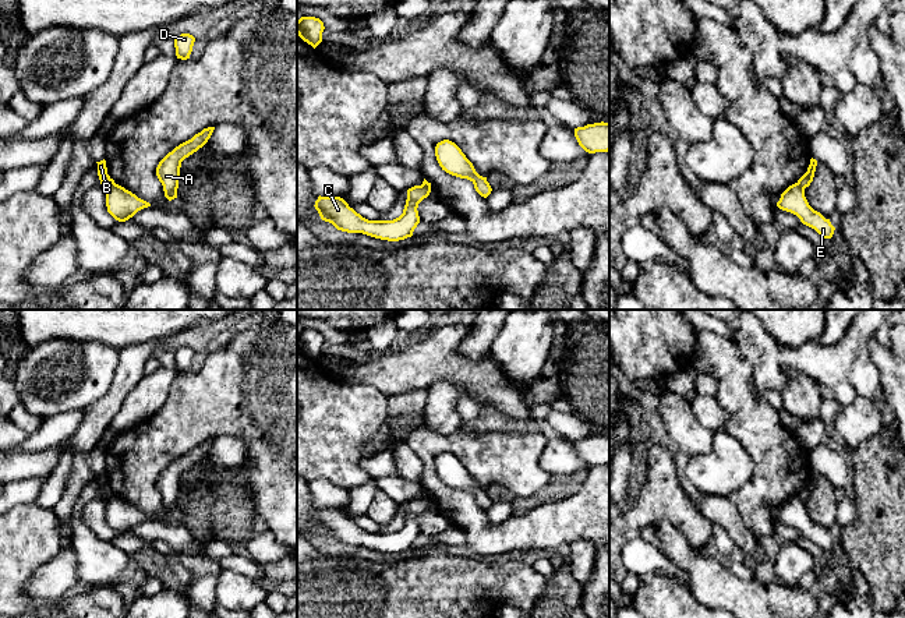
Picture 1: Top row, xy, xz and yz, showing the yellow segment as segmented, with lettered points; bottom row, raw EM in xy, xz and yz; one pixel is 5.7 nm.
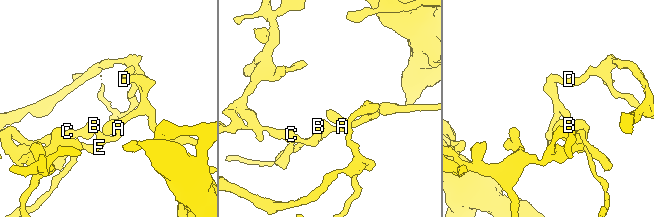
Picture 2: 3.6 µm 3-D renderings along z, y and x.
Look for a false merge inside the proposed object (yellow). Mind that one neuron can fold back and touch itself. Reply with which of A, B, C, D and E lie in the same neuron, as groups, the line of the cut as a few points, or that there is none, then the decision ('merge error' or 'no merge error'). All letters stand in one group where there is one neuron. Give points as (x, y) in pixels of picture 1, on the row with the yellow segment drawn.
A D E / B C | xy (115, 183), (105, 189) | merge error

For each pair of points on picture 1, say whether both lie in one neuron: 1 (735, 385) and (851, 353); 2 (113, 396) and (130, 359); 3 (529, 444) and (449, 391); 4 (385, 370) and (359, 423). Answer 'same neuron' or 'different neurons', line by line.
1: different neurons
2: same neuron
3: different neurons
4: different neurons

